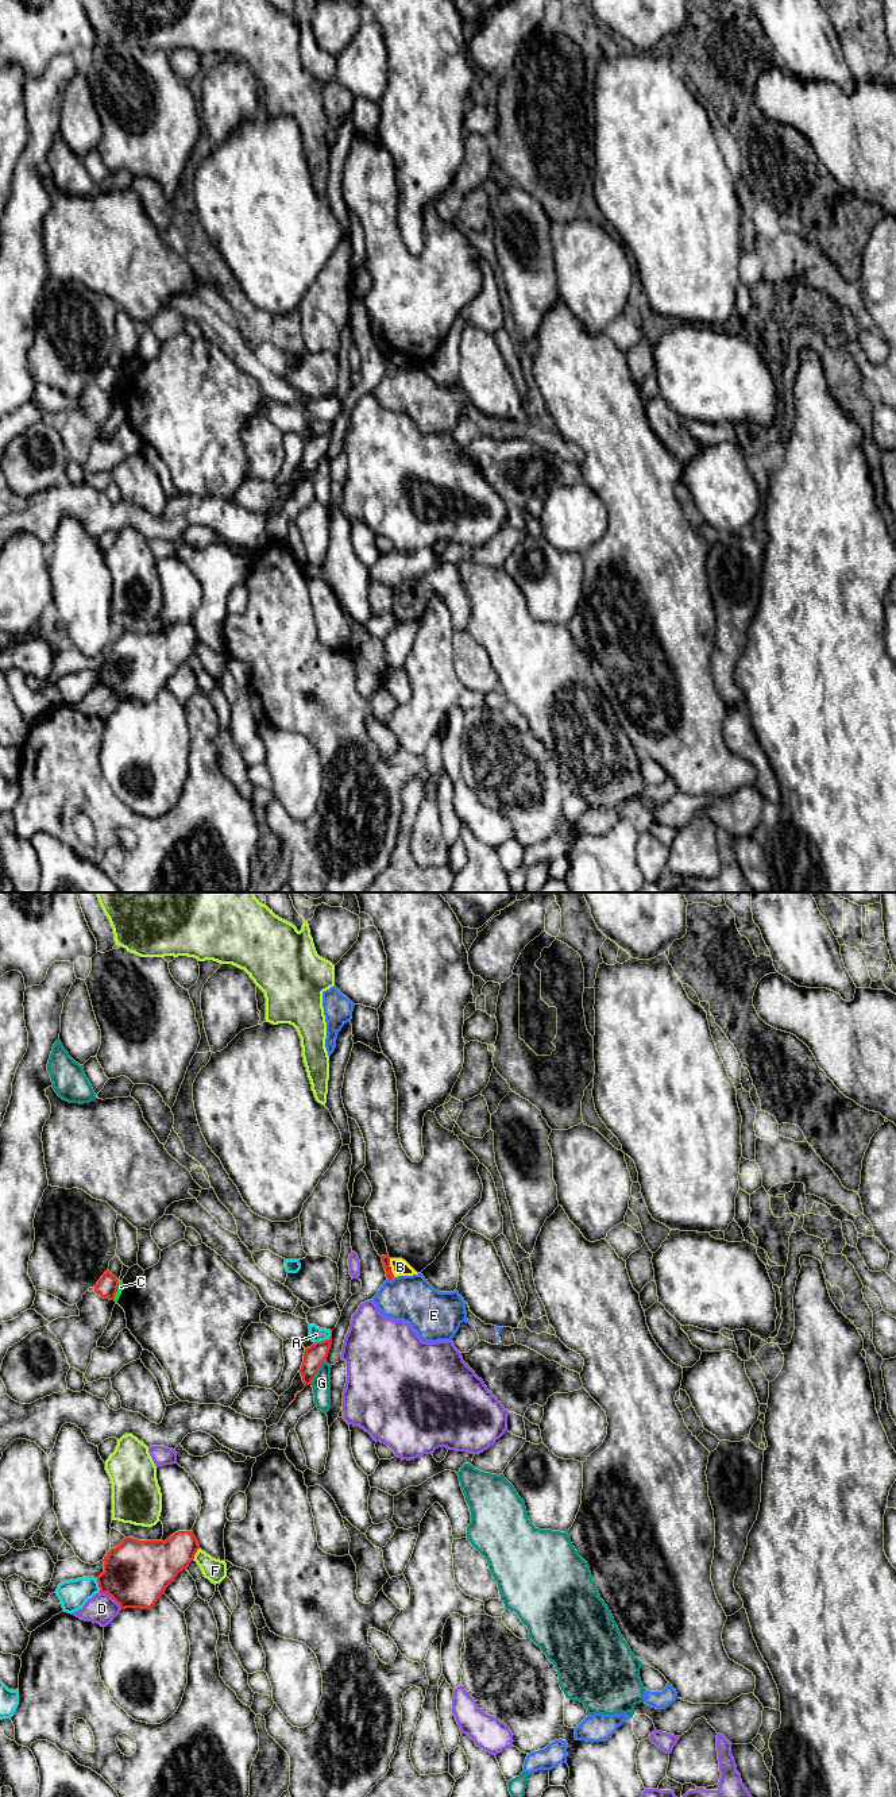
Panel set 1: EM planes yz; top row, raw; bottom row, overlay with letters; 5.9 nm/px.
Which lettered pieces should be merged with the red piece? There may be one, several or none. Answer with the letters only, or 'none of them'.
none of them

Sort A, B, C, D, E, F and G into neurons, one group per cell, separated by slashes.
A / B / C / D / E / F / G

